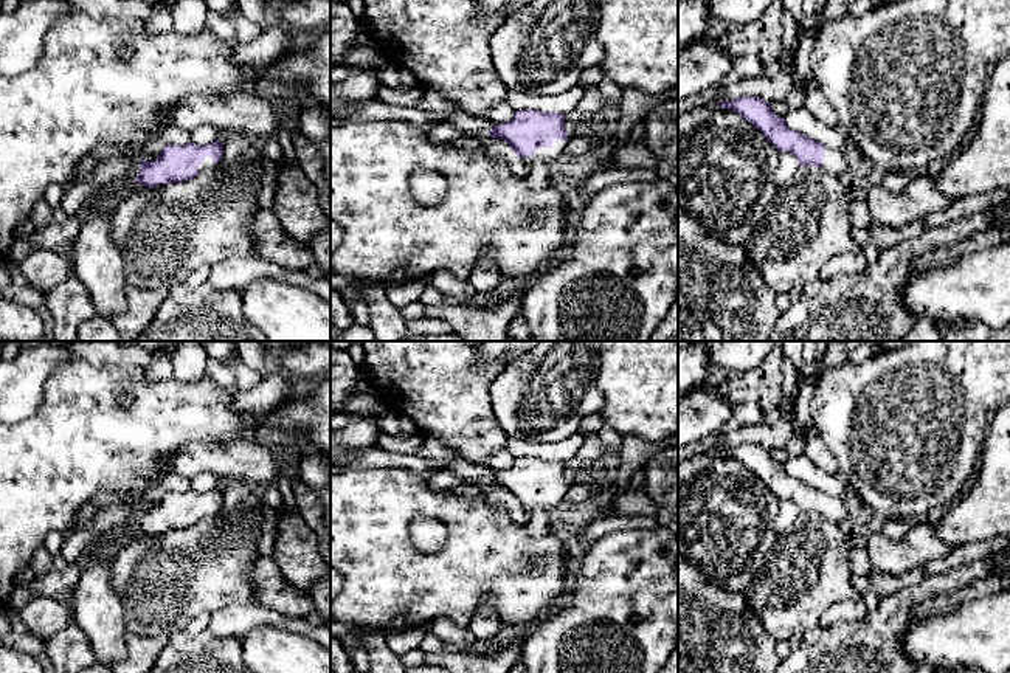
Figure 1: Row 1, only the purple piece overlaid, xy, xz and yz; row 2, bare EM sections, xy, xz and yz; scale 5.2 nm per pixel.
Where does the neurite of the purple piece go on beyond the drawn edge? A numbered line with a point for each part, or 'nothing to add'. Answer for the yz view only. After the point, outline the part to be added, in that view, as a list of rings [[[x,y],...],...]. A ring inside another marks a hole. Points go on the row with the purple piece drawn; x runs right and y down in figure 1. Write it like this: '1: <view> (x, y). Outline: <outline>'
1: yz (838, 166). Outline: [[[825,147],[825,157],[824,157],[824,161],[821,164],[821,169],[832,174],[832,175],[846,178],[846,180],[849,175],[847,158],[844,157],[842,152],[830,149],[830,147]]]

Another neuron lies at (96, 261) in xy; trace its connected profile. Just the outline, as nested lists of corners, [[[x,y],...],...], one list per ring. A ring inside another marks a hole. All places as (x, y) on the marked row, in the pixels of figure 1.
[[[105,203],[109,214],[81,225],[71,256],[73,276],[85,287],[96,315],[104,318],[112,318],[127,305],[126,271],[113,242],[112,203]]]

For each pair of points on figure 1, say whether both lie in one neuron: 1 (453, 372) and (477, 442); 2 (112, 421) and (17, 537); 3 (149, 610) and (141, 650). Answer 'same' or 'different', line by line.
1: same
2: same
3: different

